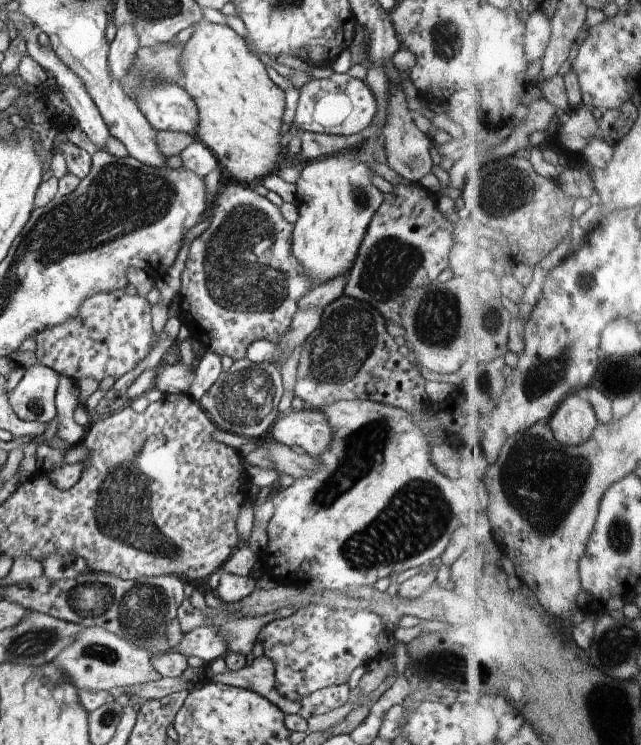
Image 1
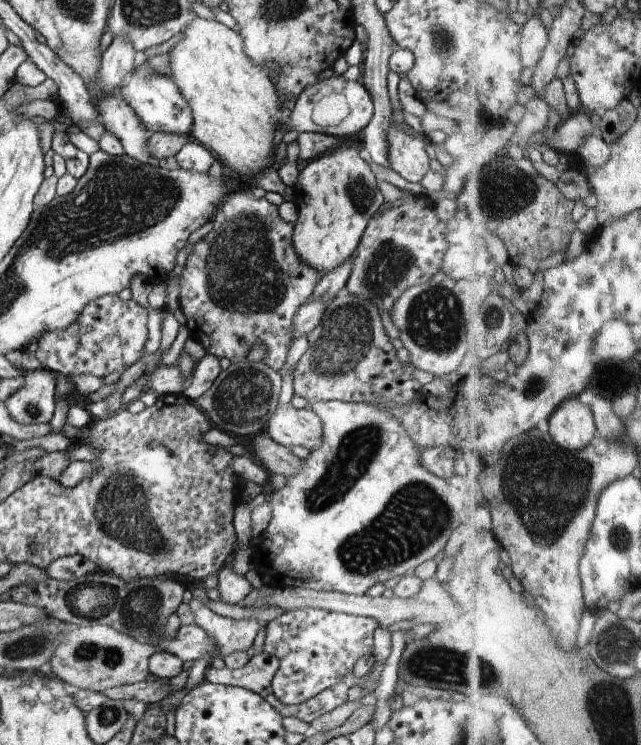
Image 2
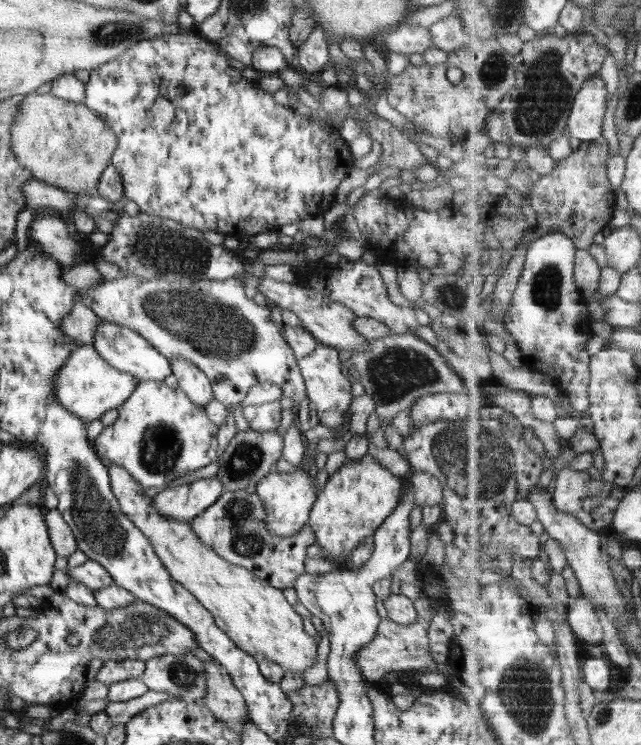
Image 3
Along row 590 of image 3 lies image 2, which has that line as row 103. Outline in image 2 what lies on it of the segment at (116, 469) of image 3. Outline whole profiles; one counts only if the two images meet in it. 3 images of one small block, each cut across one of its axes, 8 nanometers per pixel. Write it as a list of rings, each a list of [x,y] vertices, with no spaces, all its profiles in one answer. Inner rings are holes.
[[[197,17],[181,32],[181,39],[169,52],[170,78],[192,112],[189,137],[202,144],[221,163],[232,168],[232,172],[244,178],[255,178],[261,171],[275,166],[274,133],[282,114],[280,96],[269,78],[267,68],[254,64],[254,60],[246,56],[239,33],[217,21]]]

